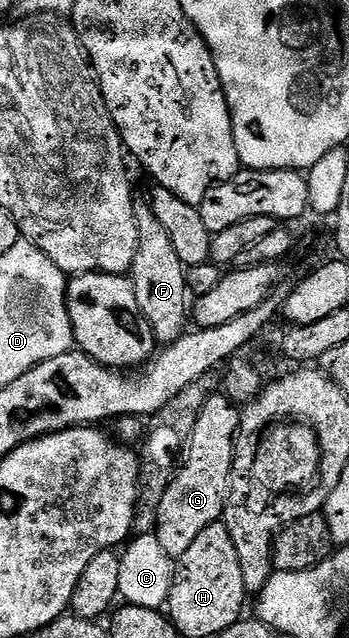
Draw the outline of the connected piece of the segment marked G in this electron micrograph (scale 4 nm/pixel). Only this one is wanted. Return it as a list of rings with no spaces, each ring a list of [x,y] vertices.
[[[213,395],[206,407],[202,407],[198,423],[194,423],[194,435],[186,456],[157,509],[154,534],[162,550],[172,559],[186,555],[190,543],[194,543],[206,527],[223,518],[224,506],[228,503],[228,484],[232,481],[232,458],[236,456],[234,438],[240,431],[240,415],[241,410],[231,397]]]

